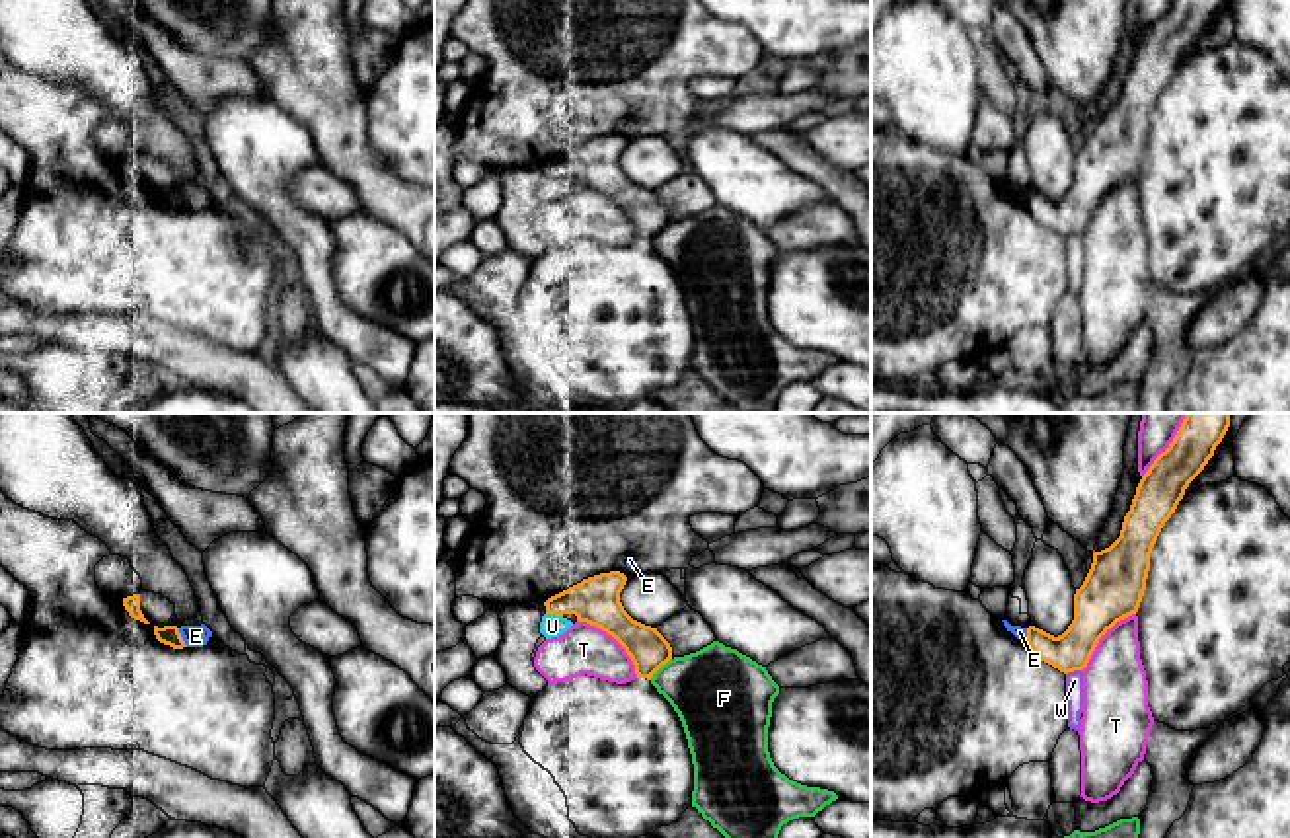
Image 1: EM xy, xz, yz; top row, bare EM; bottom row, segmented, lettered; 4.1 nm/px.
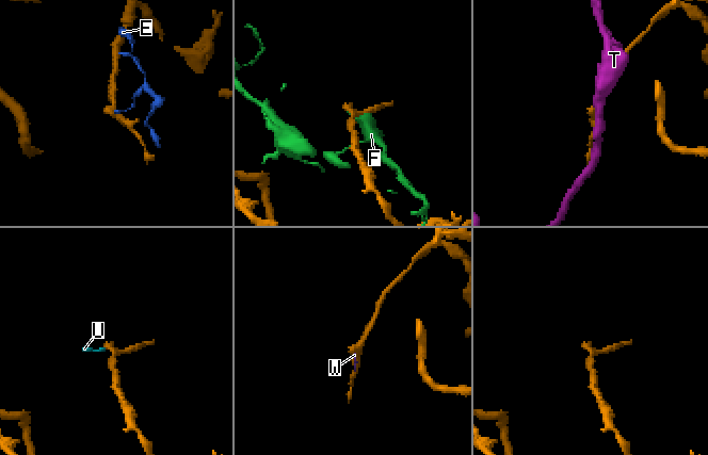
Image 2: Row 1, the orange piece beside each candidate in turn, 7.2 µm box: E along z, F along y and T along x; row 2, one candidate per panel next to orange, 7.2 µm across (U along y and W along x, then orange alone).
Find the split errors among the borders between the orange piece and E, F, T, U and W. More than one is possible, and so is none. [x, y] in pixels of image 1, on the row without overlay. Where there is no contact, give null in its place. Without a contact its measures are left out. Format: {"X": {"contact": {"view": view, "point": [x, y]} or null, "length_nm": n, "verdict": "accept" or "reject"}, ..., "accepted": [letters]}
{"E": {"contact": {"view": "xy", "point": [182, 201]}, "length_nm": 90, "verdict": "reject"}, "F": {"contact": {"view": "xz", "point": [659, 230]}, "length_nm": 130, "verdict": "reject"}, "T": {"contact": {"view": "xz", "point": [614, 201]}, "length_nm": 340, "verdict": "reject"}, "U": {"contact": {"view": "xz", "point": [554, 176]}, "length_nm": 70, "verdict": "reject"}, "W": {"contact": {"view": "yz", "point": [1072, 234]}, "length_nm": 70, "verdict": "reject"}, "accepted": []}

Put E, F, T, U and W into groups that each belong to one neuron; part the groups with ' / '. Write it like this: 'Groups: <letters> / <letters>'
Groups: E / F / T / U W

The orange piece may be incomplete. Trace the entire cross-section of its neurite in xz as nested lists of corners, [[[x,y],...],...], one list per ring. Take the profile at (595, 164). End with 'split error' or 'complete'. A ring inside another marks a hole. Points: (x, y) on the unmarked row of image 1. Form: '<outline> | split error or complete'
[[[620,134],[600,136],[569,150],[544,166],[546,177],[575,177],[612,199],[631,220],[637,242],[653,238],[672,222],[670,207],[657,195],[633,183],[620,166],[627,140]]] | complete

